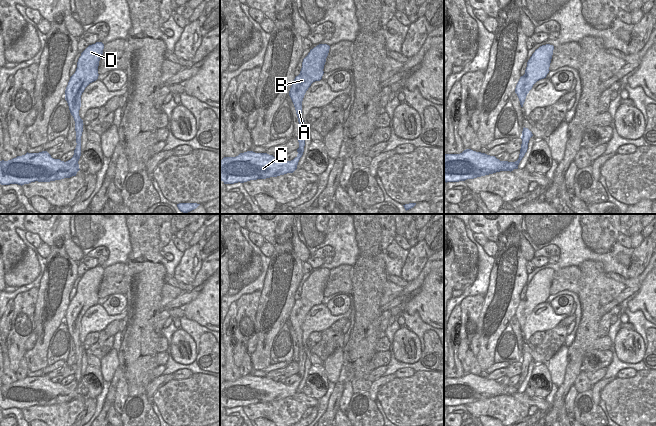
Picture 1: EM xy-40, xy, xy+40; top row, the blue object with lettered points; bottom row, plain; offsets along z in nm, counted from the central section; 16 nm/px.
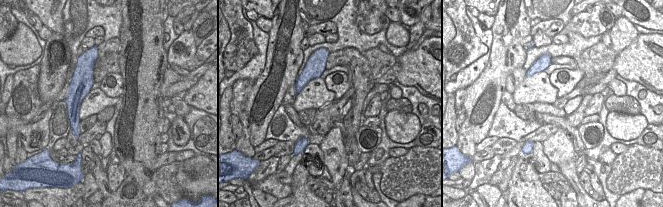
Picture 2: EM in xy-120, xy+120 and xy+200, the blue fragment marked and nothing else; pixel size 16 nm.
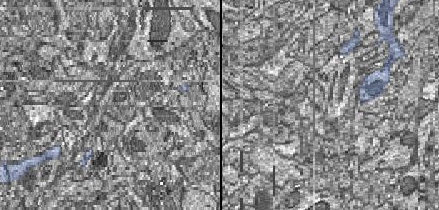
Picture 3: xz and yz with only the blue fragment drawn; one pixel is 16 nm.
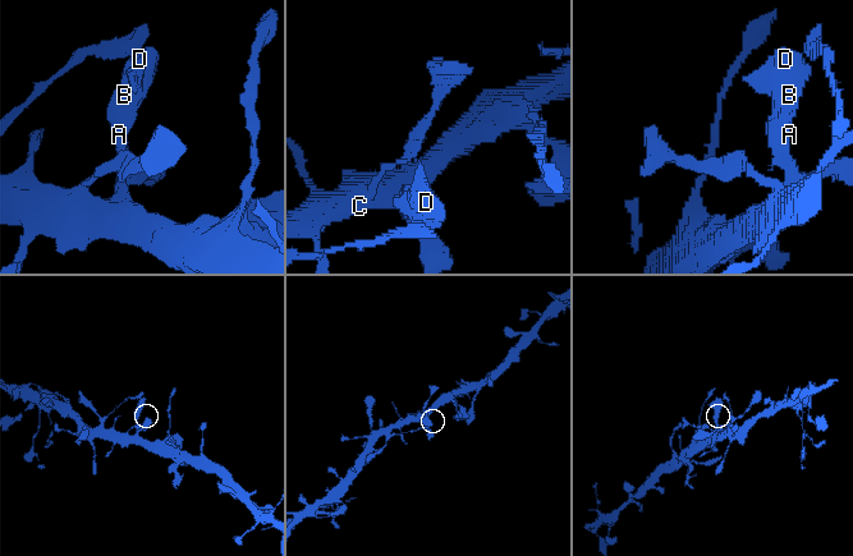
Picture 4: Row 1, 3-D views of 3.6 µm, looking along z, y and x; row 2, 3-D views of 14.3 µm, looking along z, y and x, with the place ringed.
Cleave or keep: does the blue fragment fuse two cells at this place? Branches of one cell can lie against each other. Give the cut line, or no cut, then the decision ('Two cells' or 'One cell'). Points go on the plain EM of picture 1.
No split. One cell.

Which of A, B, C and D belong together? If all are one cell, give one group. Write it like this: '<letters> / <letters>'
A B C D

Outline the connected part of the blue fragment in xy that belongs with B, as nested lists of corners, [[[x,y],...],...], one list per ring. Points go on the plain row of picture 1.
[[[319,268],[310,274],[303,283],[300,298],[295,301],[289,315],[299,346],[297,380],[291,385],[285,385],[267,377],[247,375],[236,381],[224,381],[220,385],[220,404],[224,408],[277,401],[293,397],[297,393],[298,386],[304,376],[307,357],[302,342],[302,325],[311,308],[322,303],[329,273],[330,270],[327,268]]]

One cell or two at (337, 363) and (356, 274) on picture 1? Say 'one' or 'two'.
two

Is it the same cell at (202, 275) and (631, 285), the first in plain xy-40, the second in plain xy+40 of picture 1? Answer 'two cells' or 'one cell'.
one cell

